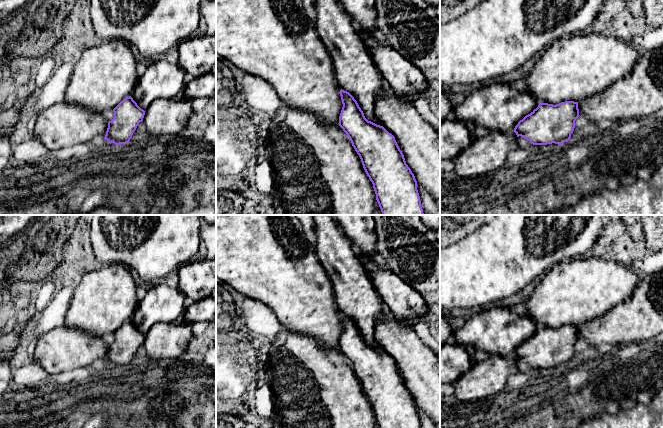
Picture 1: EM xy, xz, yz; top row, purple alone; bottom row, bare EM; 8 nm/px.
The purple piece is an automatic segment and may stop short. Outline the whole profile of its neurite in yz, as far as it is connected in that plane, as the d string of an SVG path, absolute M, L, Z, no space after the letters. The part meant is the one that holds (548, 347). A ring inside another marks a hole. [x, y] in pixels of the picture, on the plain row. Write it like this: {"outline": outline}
{"outline": "M565 325L553 329L539 327L538 331L526 339L514 352L517 361L521 360L533 369L562 368L568 366L575 352L575 345L579 341L578 326Z"}

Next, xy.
{"outline": "M129 320L123 323L113 336L114 341L108 346L104 362L115 369L129 367L137 350L143 345L145 335Z"}

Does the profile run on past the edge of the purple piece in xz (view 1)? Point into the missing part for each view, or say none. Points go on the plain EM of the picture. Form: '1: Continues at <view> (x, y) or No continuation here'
1: No continuation here

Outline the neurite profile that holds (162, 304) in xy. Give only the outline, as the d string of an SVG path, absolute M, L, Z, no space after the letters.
M163 281L148 286L131 319L137 329L146 335L158 323L172 323L184 313L185 295L178 287L169 287Z

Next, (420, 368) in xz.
M388 310L387 315L376 323L375 340L383 351L395 361L417 407L440 428L440 360L421 341L409 322L395 319Z

